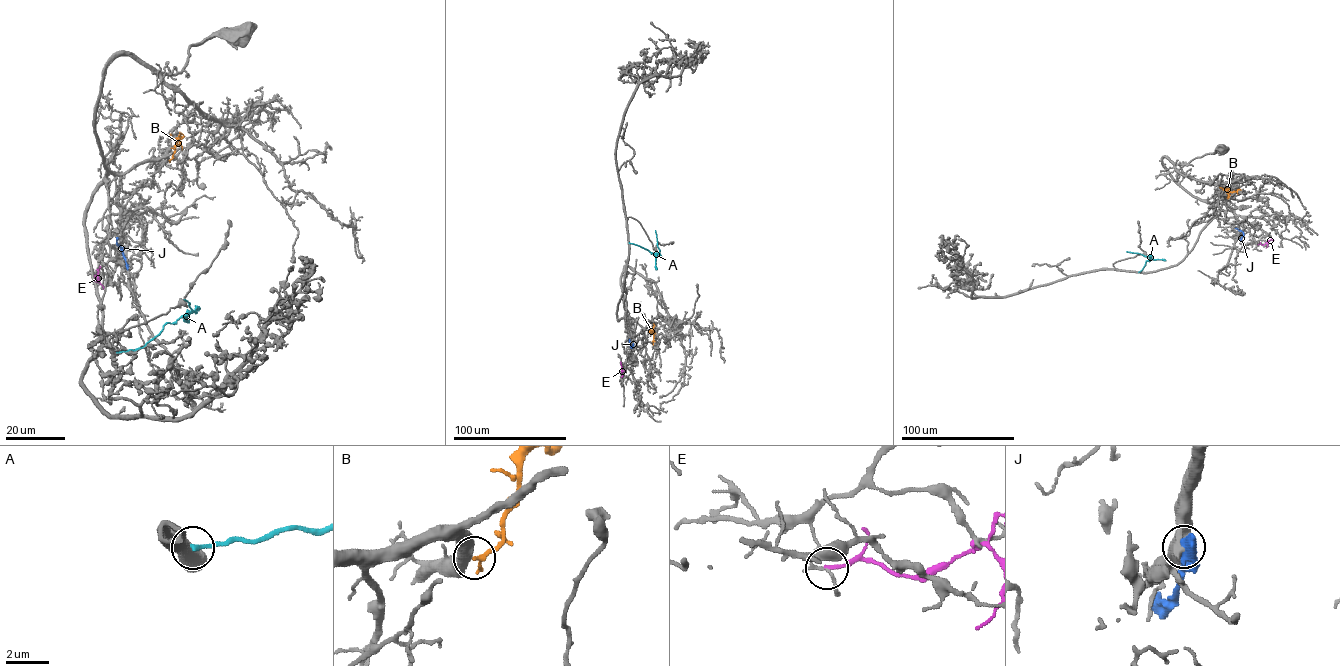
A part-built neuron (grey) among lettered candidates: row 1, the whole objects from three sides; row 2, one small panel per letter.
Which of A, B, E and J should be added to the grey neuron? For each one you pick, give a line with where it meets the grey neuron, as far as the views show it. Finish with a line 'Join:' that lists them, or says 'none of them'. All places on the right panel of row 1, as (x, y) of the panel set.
B: Touches grey at (1227, 198)
Join: B

